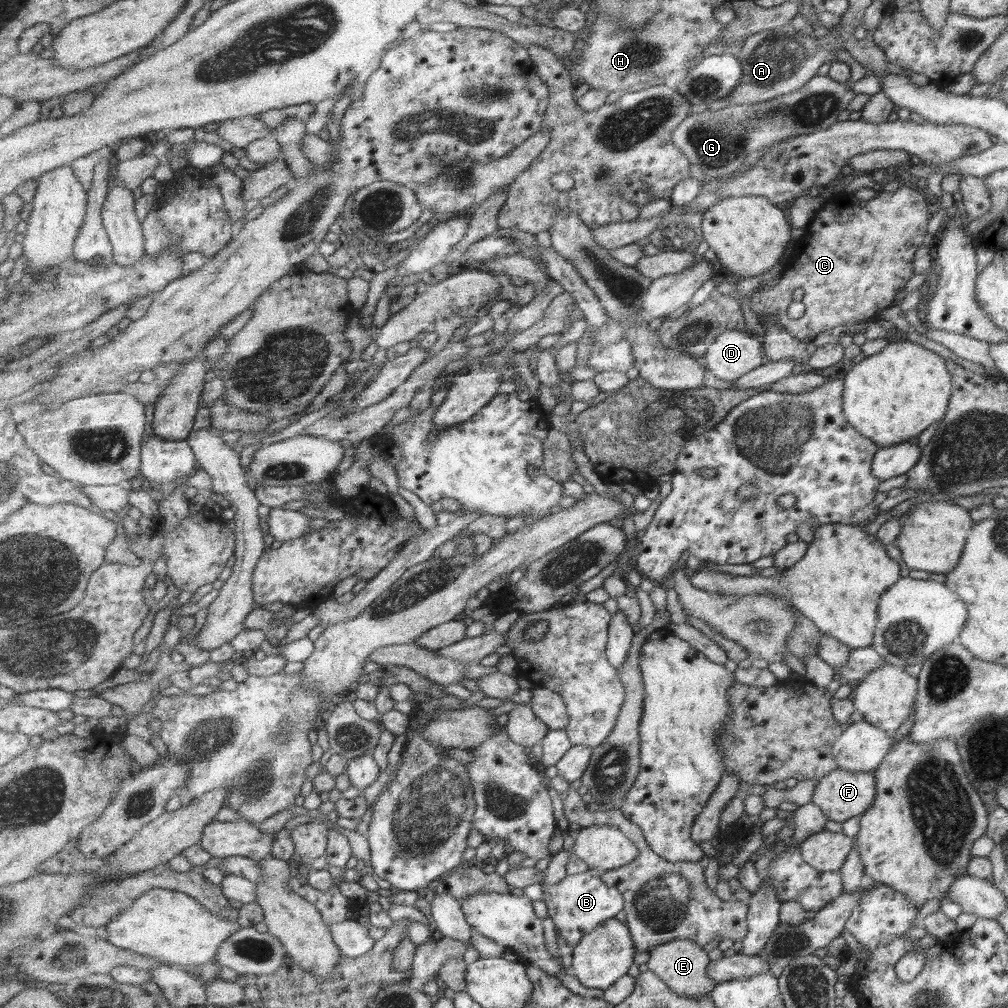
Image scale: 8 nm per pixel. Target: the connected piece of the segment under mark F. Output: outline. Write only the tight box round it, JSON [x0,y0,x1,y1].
[811,768,875,822]

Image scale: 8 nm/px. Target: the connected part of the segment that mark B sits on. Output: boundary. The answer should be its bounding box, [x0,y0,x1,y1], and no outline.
[541,868,626,947]

